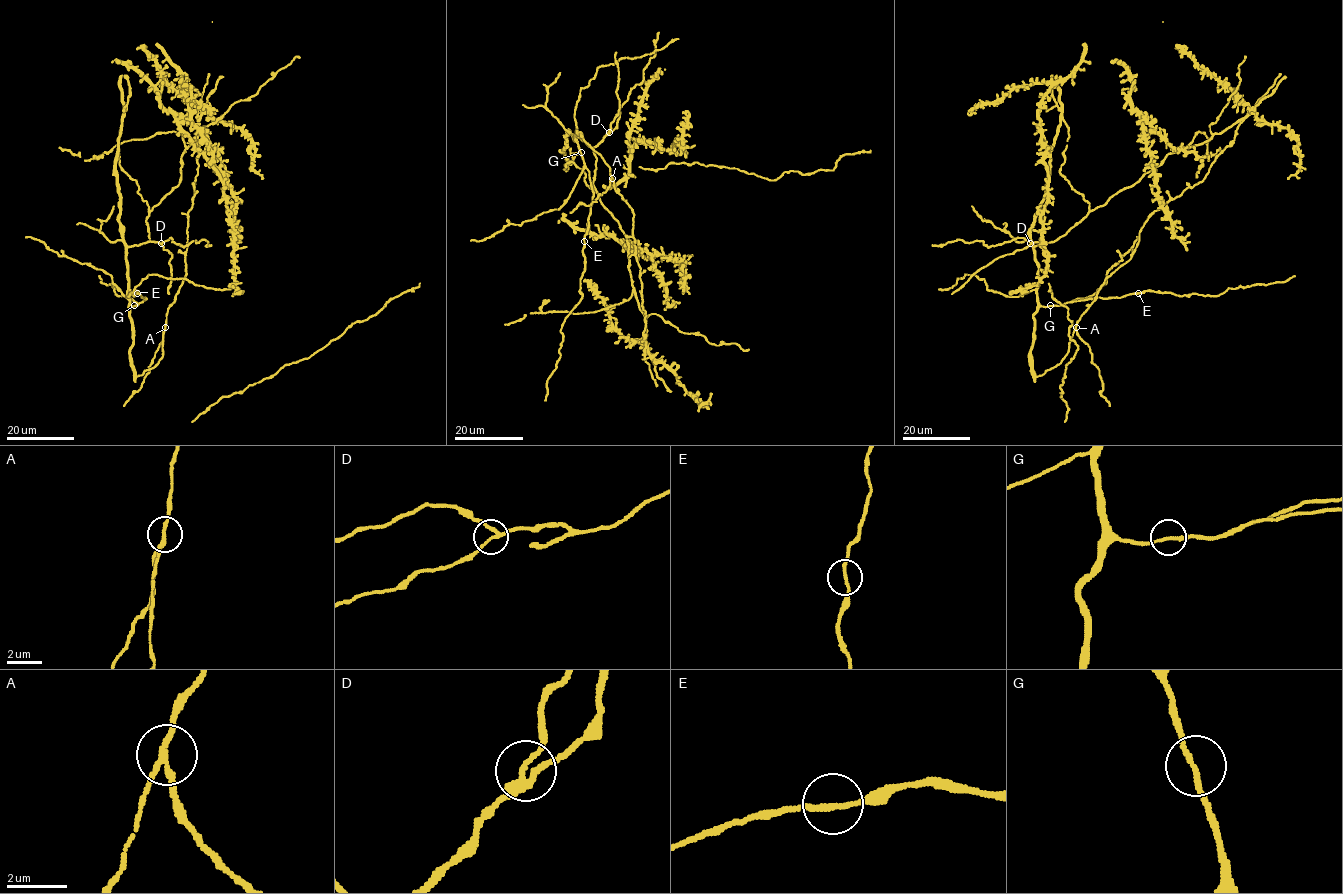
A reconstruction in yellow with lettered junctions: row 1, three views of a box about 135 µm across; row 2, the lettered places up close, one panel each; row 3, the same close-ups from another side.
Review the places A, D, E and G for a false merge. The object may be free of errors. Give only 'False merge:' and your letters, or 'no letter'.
False merge: A

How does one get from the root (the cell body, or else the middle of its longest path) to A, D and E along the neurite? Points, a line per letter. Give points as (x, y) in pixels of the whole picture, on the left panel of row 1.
A: (146, 220), (150, 239), (127, 247), (133, 331), (130, 365), (137, 376), (152, 369), (162, 356), (165, 328)
D: (146, 220), (150, 238), (146, 243), (161, 243)
E: (146, 220), (150, 239), (127, 247), (127, 299), (132, 306), (146, 298), (137, 293)

